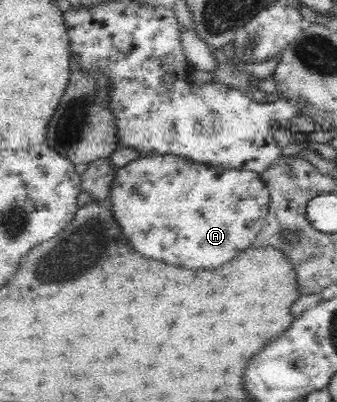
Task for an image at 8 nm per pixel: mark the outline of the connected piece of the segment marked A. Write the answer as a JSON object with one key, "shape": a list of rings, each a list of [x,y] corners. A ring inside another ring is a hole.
{"shape":[[[177,154],[138,157],[120,167],[112,182],[109,199],[116,222],[124,226],[130,244],[144,256],[154,256],[188,268],[216,268],[231,262],[256,244],[270,206],[270,191],[260,173],[253,170],[194,162]]]}

